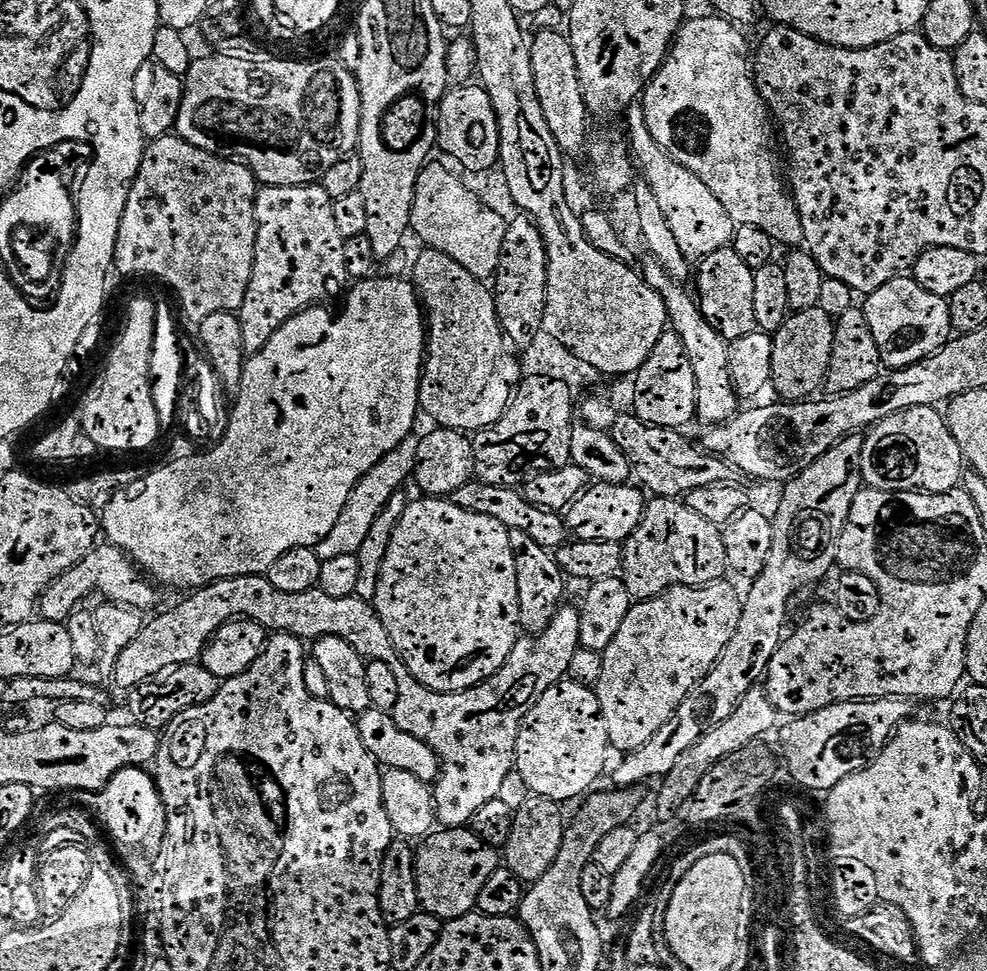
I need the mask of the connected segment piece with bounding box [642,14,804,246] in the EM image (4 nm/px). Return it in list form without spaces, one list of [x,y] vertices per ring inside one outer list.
[[[707,15],[697,20],[685,19],[676,32],[664,64],[644,89],[642,103],[646,126],[654,142],[658,142],[658,146],[662,146],[662,150],[666,150],[674,162],[686,166],[690,174],[698,174],[698,178],[710,186],[710,194],[722,202],[733,224],[758,226],[758,230],[766,230],[766,234],[770,234],[777,245],[803,245],[802,218],[796,209],[795,199],[786,187],[781,153],[780,156],[776,153],[778,132],[772,114],[768,110],[768,103],[756,89],[748,40],[740,33],[743,31],[737,25],[731,24],[724,17]]]

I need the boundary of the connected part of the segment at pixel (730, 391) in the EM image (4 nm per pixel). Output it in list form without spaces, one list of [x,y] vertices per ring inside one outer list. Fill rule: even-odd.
[[[645,259],[642,275],[647,284],[662,298],[668,311],[668,323],[671,331],[680,337],[682,346],[686,346],[686,358],[690,358],[690,367],[694,369],[694,386],[696,387],[696,420],[704,426],[723,424],[731,420],[738,411],[738,397],[728,369],[729,341],[723,340],[706,322],[699,303],[694,299],[693,293],[684,289],[683,283],[674,281],[662,270],[660,263],[654,259]]]

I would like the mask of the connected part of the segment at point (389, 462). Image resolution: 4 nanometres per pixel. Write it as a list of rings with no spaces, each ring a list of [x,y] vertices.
[[[412,438],[404,440],[397,448],[390,450],[390,454],[386,454],[386,458],[382,458],[382,462],[378,462],[378,466],[374,466],[374,470],[370,470],[370,474],[361,478],[358,486],[354,486],[346,506],[342,506],[342,514],[338,514],[338,522],[334,522],[334,530],[330,530],[330,534],[326,534],[326,538],[322,538],[322,542],[318,542],[315,546],[321,562],[330,558],[342,558],[342,554],[357,555],[362,547],[362,542],[369,535],[371,526],[374,525],[374,520],[382,514],[382,510],[390,502],[390,498],[393,498],[396,492],[405,487],[403,484],[407,480],[409,483],[413,479],[417,454],[417,441]]]

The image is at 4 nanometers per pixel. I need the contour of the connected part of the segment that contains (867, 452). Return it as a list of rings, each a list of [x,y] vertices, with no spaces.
[[[911,408],[895,412],[881,424],[875,425],[863,437],[864,453],[860,463],[863,483],[883,492],[950,492],[961,483],[966,472],[966,461],[958,442],[948,428],[948,421],[939,416],[936,408]]]

